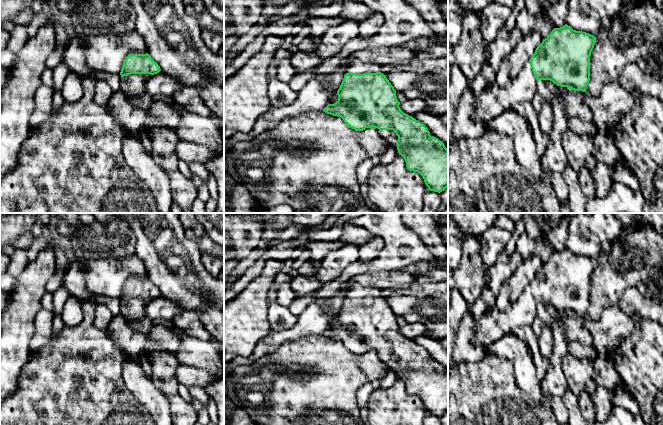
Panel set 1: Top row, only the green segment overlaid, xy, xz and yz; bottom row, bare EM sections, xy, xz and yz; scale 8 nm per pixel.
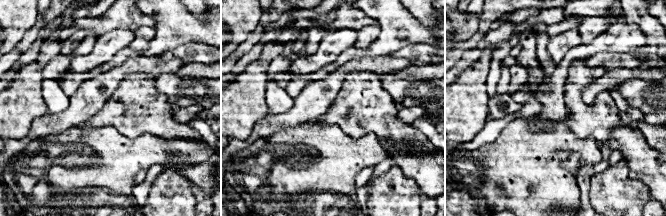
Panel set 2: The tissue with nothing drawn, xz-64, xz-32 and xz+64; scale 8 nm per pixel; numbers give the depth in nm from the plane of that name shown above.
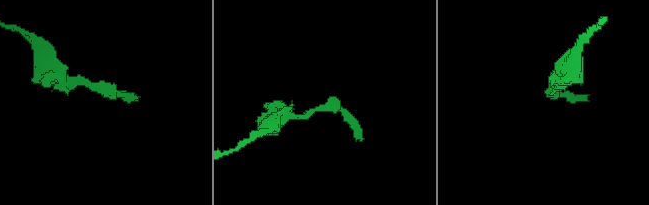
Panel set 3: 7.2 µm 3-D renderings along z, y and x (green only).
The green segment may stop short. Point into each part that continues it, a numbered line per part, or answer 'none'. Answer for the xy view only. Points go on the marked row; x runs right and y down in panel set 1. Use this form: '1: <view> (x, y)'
1: xy (134, 84)

